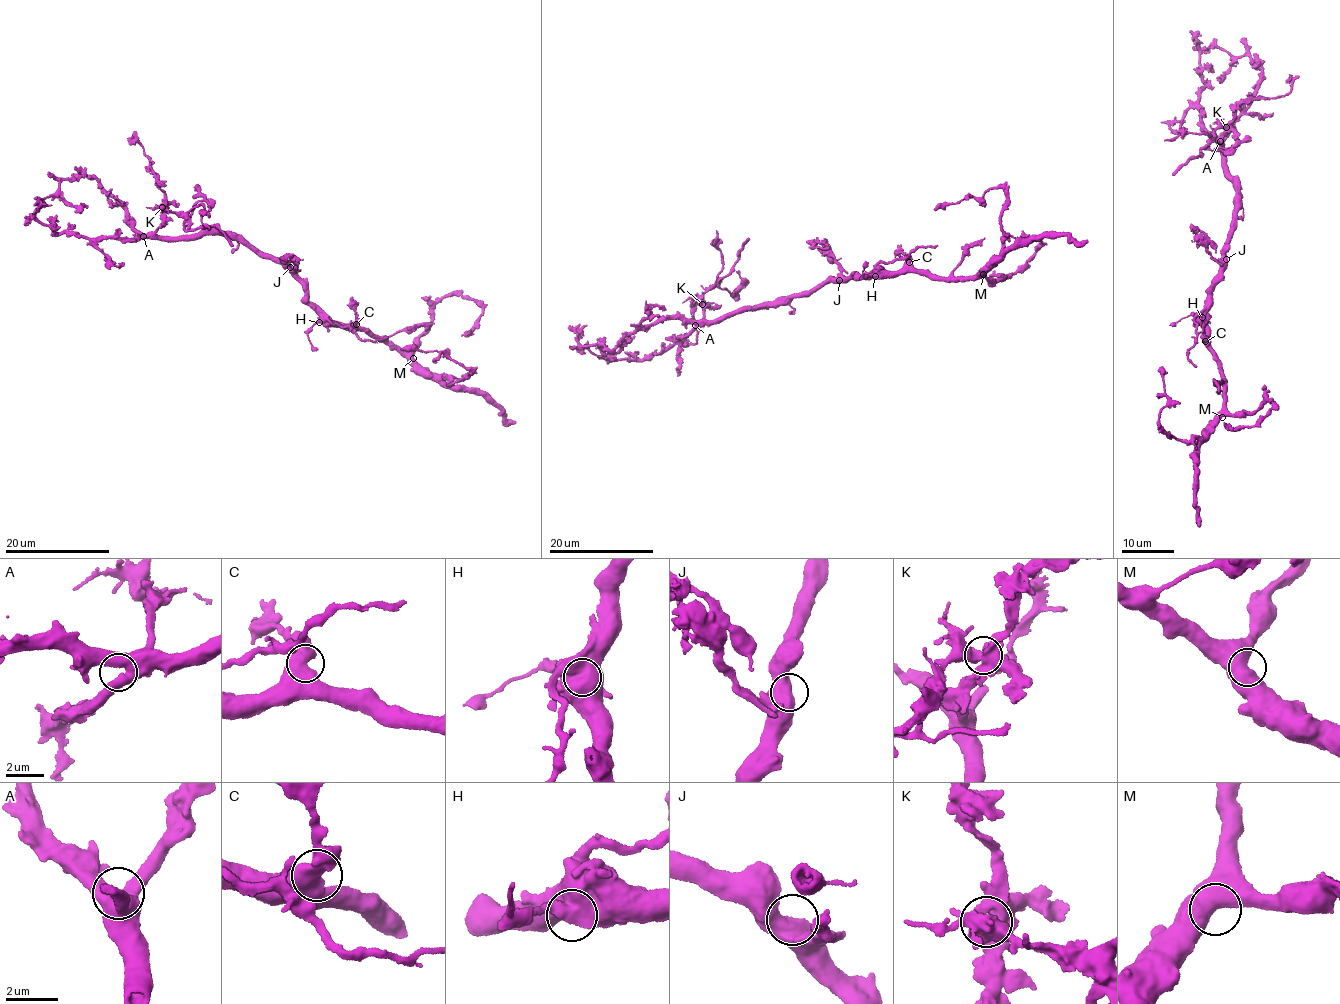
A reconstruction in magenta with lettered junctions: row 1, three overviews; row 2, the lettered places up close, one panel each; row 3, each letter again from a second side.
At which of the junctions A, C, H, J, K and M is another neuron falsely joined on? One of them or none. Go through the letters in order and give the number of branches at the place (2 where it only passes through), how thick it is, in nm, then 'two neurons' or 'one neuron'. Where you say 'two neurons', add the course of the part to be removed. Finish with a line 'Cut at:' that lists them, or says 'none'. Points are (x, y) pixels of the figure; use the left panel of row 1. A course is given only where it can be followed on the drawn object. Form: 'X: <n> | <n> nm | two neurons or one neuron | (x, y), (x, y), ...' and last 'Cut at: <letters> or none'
A: 2 | 550 nm | one neuron
C: 2 | 600 nm | one neuron
H: 2 | 600 nm | one neuron
J: 2 | 550 nm | one neuron
K: 2 | 600 nm | two neurons | (162, 207), (179, 215), (191, 229), (215, 225), (232, 246)
M: 2 | 650 nm | one neuron
Cut at: K

